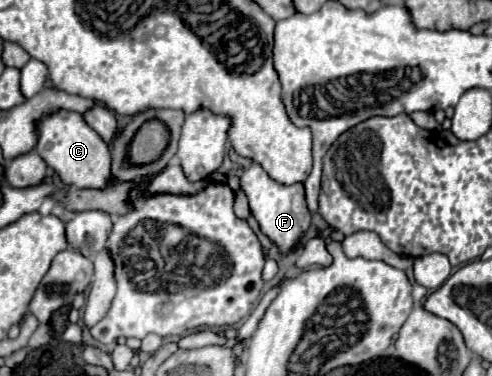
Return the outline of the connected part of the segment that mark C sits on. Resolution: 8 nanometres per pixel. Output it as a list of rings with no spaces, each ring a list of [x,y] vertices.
[[[55,112],[51,116],[45,116],[37,124],[39,130],[39,142],[35,146],[35,152],[47,162],[51,170],[55,170],[65,186],[77,186],[77,188],[95,188],[103,190],[107,186],[117,186],[119,180],[109,180],[113,176],[111,172],[111,152],[109,146],[85,124],[83,116],[77,112]]]

